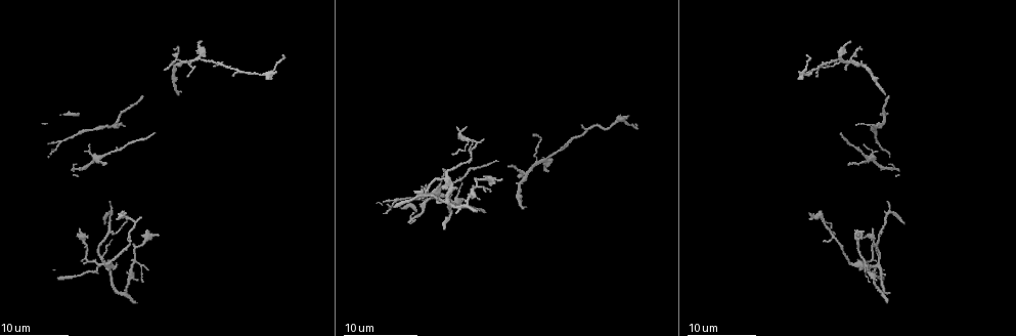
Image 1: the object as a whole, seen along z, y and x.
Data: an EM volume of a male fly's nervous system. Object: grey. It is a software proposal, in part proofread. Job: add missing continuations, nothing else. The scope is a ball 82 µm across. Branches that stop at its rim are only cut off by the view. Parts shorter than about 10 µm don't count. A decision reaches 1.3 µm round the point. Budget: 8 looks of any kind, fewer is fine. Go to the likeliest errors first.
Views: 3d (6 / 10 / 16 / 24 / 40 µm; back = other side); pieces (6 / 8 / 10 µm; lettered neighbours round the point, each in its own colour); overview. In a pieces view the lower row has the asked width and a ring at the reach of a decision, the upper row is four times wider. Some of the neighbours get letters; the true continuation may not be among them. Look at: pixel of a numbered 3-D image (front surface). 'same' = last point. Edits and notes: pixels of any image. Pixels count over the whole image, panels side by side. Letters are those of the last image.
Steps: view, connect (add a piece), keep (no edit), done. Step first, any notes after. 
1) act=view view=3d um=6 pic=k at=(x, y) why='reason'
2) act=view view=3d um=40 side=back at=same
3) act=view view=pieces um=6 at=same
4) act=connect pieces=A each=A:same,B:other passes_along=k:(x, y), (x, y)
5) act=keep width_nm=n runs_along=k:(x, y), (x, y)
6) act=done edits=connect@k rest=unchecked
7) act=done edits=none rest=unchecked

act=view view=3d um=24 pic=1 at=(872, 229) why='thin end'

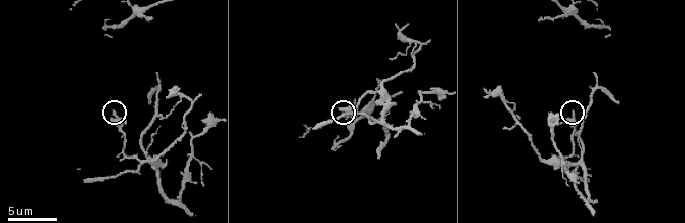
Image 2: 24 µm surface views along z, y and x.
act=view view=pieces um=6 pic=2 at=(573, 111) why='see the neighbours'

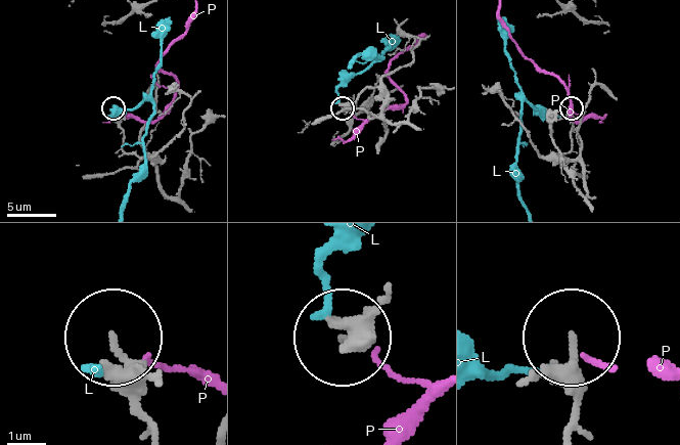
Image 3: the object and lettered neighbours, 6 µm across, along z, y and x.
act=keep each=L:other,P:other runs_along=3:(573, 426), (573, 341) found='none of them fits'

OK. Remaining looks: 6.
act=view view=pieces um=10 pic=2 at=(540, 20) why='branch stops here'

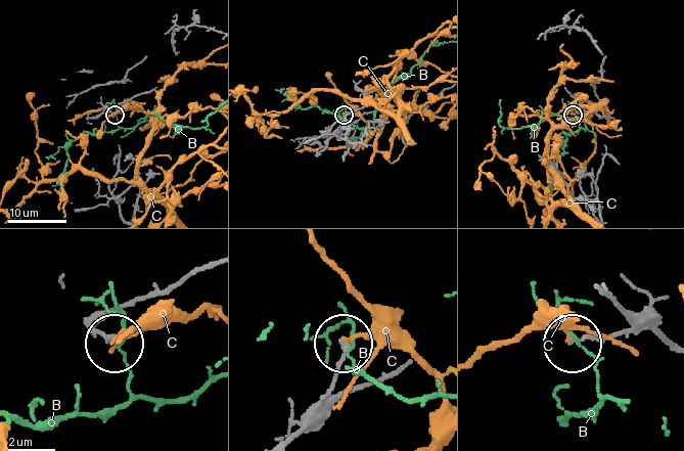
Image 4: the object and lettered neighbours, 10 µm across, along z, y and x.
act=keep each=B:other,C:other found='no lettered piece goes on from it'

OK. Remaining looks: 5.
act=view view=3d um=10 pic=2 at=(552, 118) why='end of a long branch'

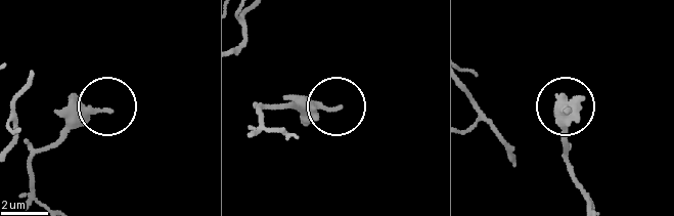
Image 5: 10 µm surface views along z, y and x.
act=view view=pieces um=6 pic=5 at=(337, 109) why='what lies round it'

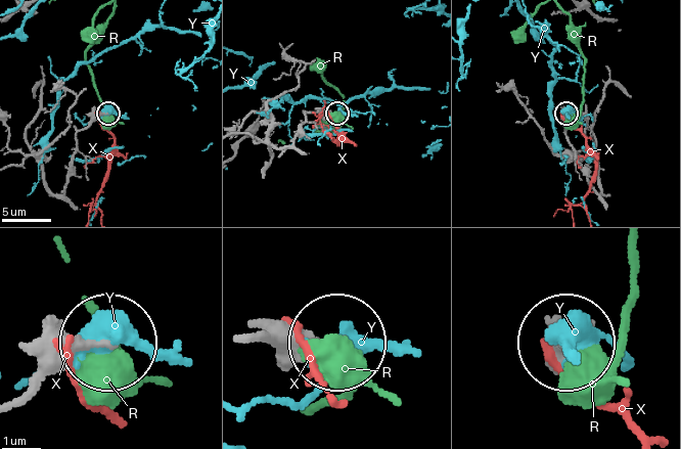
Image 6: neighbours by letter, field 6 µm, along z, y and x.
act=keep each=R:other,X:other,Y:other found='none of them fits'

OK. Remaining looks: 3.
act=view view=pieces um=6 pic=2 at=(484, 89) why='free end'

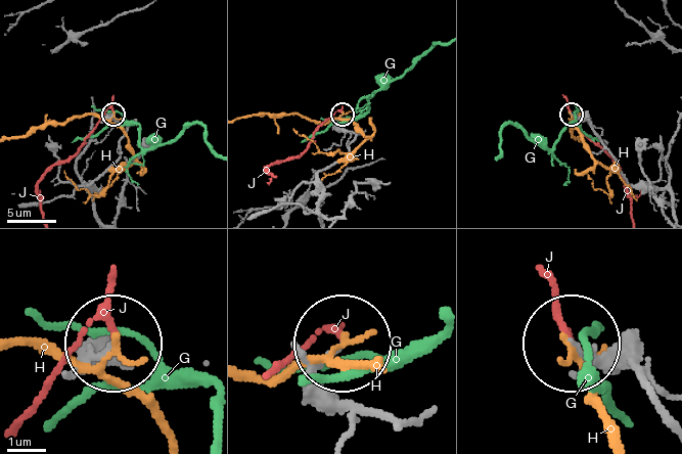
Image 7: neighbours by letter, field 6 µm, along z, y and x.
act=keep each=G:other,H:other,J:other runs_along=7:(315, 211), (318, 174), (355, 137), (340, 114) found='no lettered piece goes on from it'

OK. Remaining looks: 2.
act=done edits=none rest=unchecked

